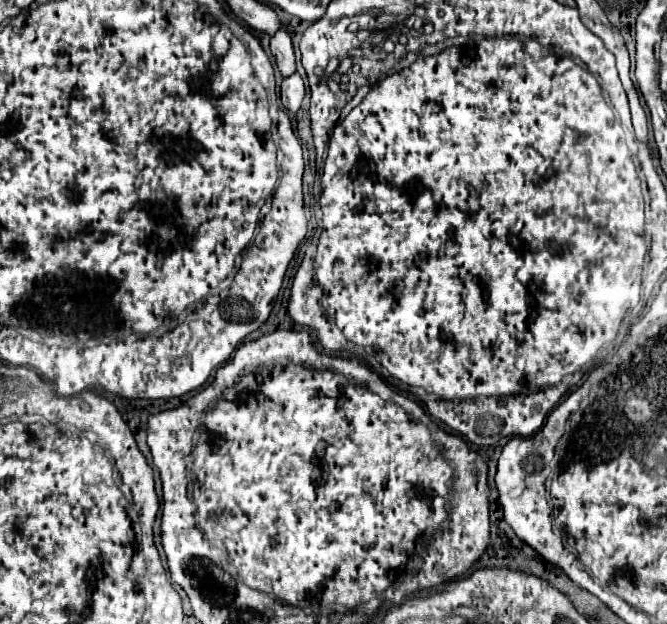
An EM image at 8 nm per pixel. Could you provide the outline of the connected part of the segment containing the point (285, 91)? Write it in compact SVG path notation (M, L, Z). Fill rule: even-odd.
M298 73L284 79L282 87L280 87L280 101L282 101L284 109L288 109L290 113L298 113L298 109L302 105L302 99L304 99L304 93L306 93L304 81Z

